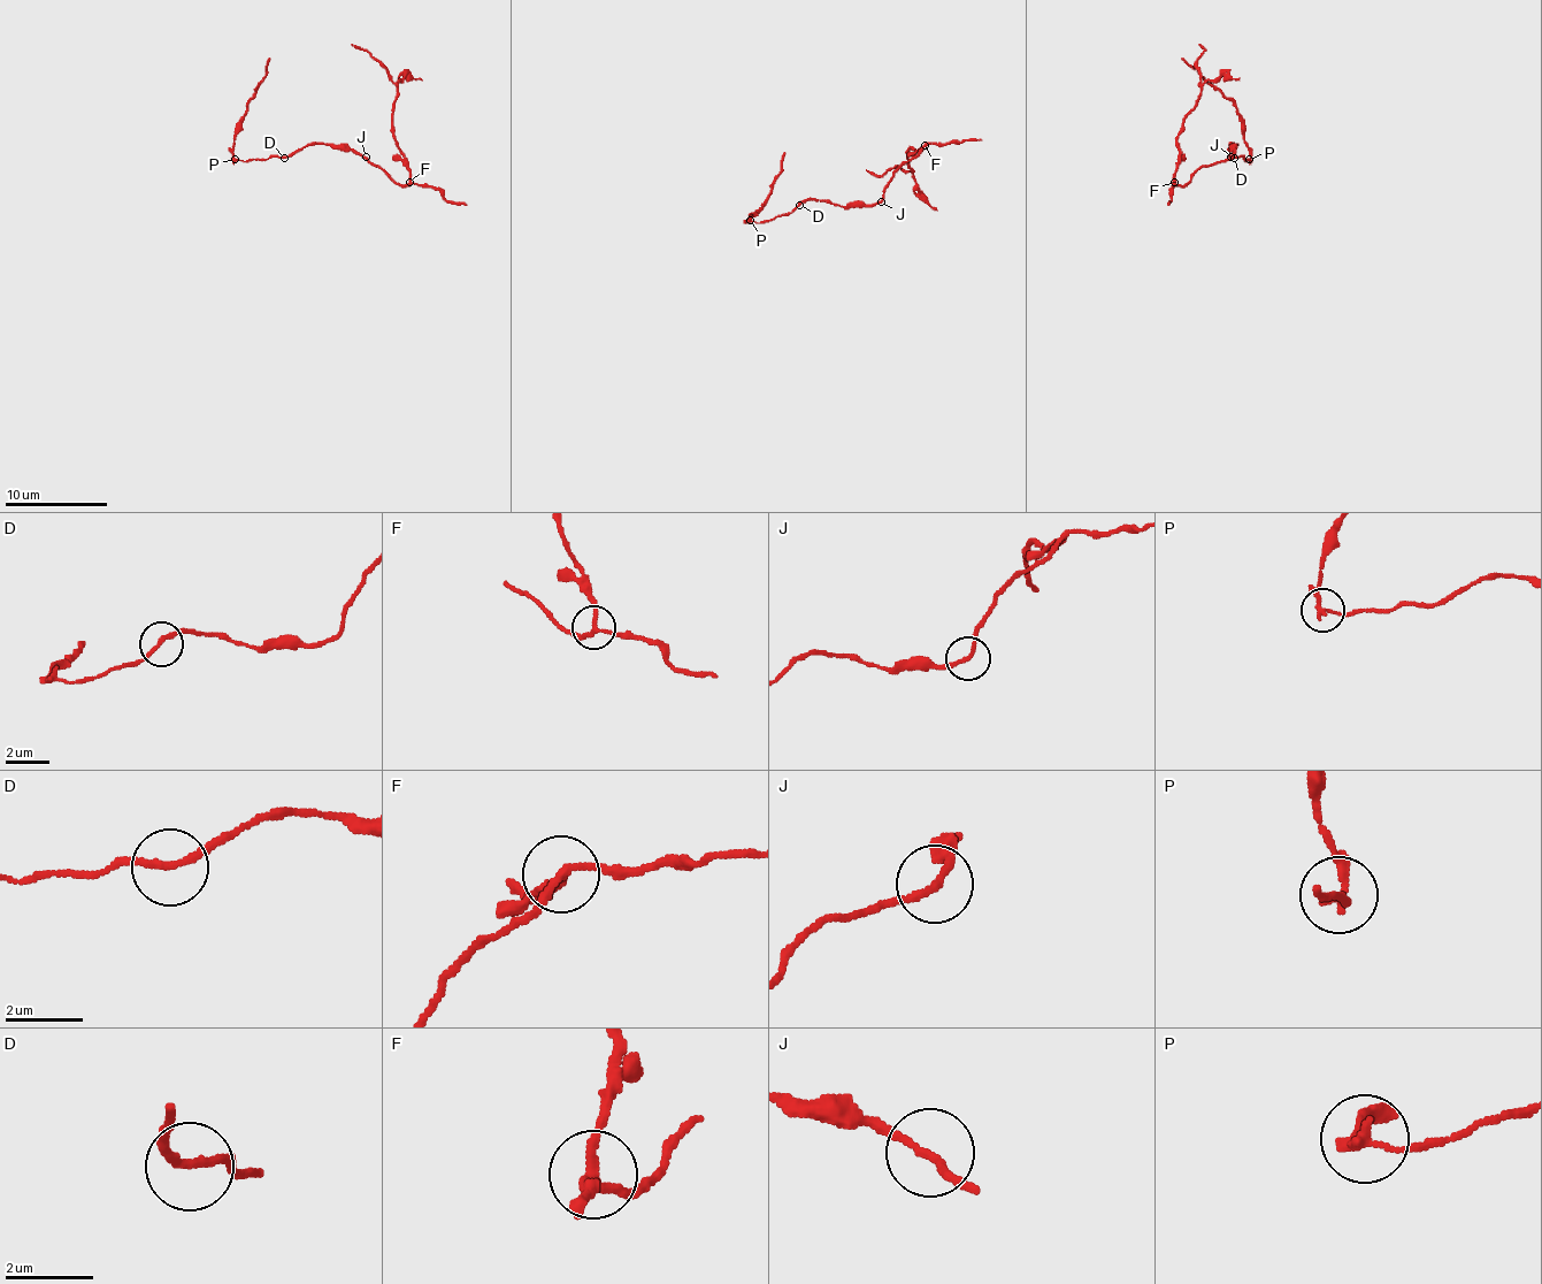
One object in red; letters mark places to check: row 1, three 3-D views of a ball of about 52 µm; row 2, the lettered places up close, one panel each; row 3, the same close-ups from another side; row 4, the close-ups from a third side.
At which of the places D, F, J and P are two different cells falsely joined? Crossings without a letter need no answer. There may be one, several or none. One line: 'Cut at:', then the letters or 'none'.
Cut at: F, P

